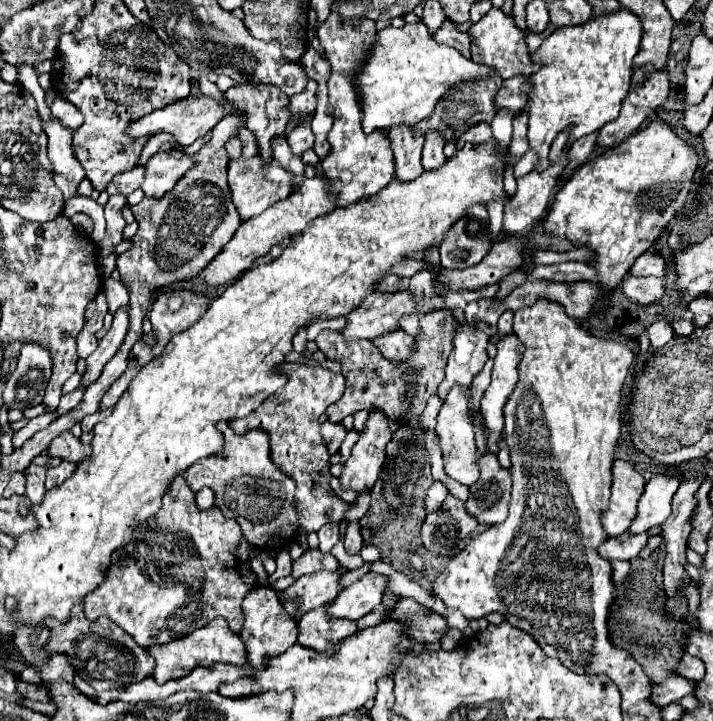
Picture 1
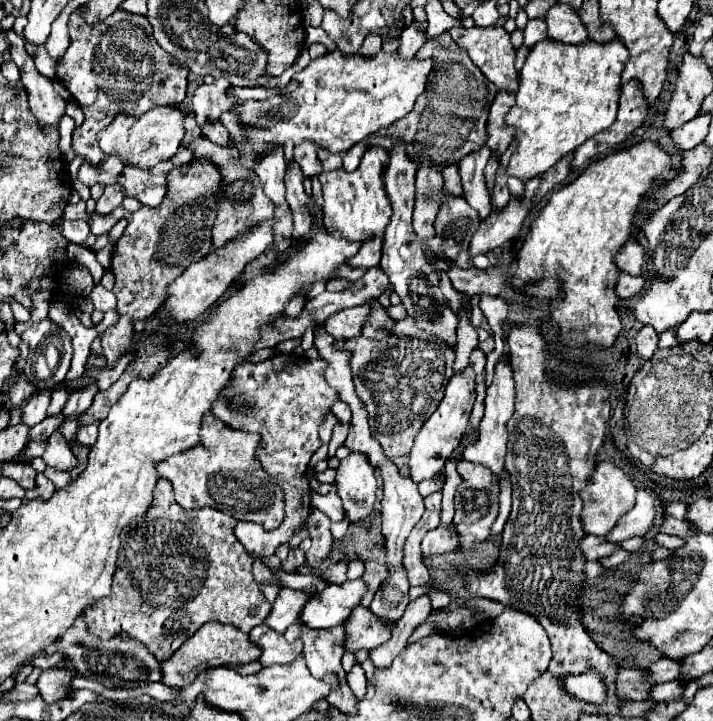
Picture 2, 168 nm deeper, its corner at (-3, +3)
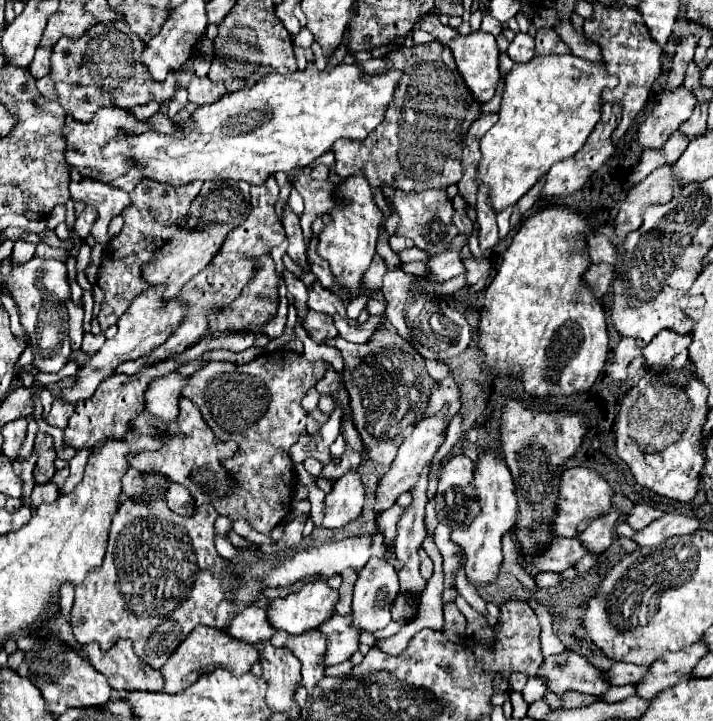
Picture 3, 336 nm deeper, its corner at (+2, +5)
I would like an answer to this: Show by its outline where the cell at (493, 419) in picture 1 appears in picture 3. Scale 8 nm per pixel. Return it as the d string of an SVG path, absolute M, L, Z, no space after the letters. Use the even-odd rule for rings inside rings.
M487 450L479 456L477 462L477 472L473 476L473 484L479 494L479 506L481 512L479 516L471 522L469 528L465 530L453 530L451 540L459 544L465 550L465 574L469 584L475 588L479 586L489 586L497 580L501 562L503 562L503 550L501 550L501 540L507 532L513 530L515 526L515 516L517 516L517 496L515 496L515 484L511 478L511 472L501 460L499 454Z

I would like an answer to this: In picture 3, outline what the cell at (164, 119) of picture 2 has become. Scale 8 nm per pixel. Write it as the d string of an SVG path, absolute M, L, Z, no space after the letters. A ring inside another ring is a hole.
M99 108L99 112L93 114L93 118L89 122L75 122L71 120L71 116L65 118L65 128L63 128L63 138L67 142L65 146L65 164L69 166L69 170L77 170L83 178L91 178L91 180L99 180L109 184L111 180L123 176L131 164L127 164L127 160L123 160L123 156L119 156L119 160L103 160L103 156L99 156L103 144L115 136L119 136L119 128L133 128L137 124L145 124L135 120L131 114L127 114L123 108Z

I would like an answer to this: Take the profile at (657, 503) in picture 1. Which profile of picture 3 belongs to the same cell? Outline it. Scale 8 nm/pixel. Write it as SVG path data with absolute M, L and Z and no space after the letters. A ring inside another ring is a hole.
M611 510L605 516L599 516L597 520L593 520L587 530L583 530L581 534L577 534L581 546L589 552L589 554L601 554L603 550L607 550L613 542L613 528L617 524L621 514L617 514L617 510Z

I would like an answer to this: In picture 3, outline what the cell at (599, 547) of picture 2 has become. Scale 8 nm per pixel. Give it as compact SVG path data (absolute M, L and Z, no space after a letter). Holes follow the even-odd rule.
M553 538L549 548L543 548L541 554L533 554L533 558L521 558L521 566L531 576L541 572L563 572L571 568L587 550L579 544L577 538Z

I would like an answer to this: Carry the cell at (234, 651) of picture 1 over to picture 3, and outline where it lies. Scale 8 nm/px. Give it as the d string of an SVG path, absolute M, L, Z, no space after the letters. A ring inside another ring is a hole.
M195 628L195 632L191 632L191 636L187 636L187 640L183 640L183 644L179 644L179 648L173 652L171 660L167 660L167 664L161 668L161 674L165 678L165 692L177 694L177 692L185 690L187 686L191 686L193 682L197 682L197 678L201 674L209 674L217 668L225 668L235 676L247 674L251 670L251 666L259 662L259 658L261 656L253 644L247 644L241 640L231 640L231 636L227 636L223 630Z

